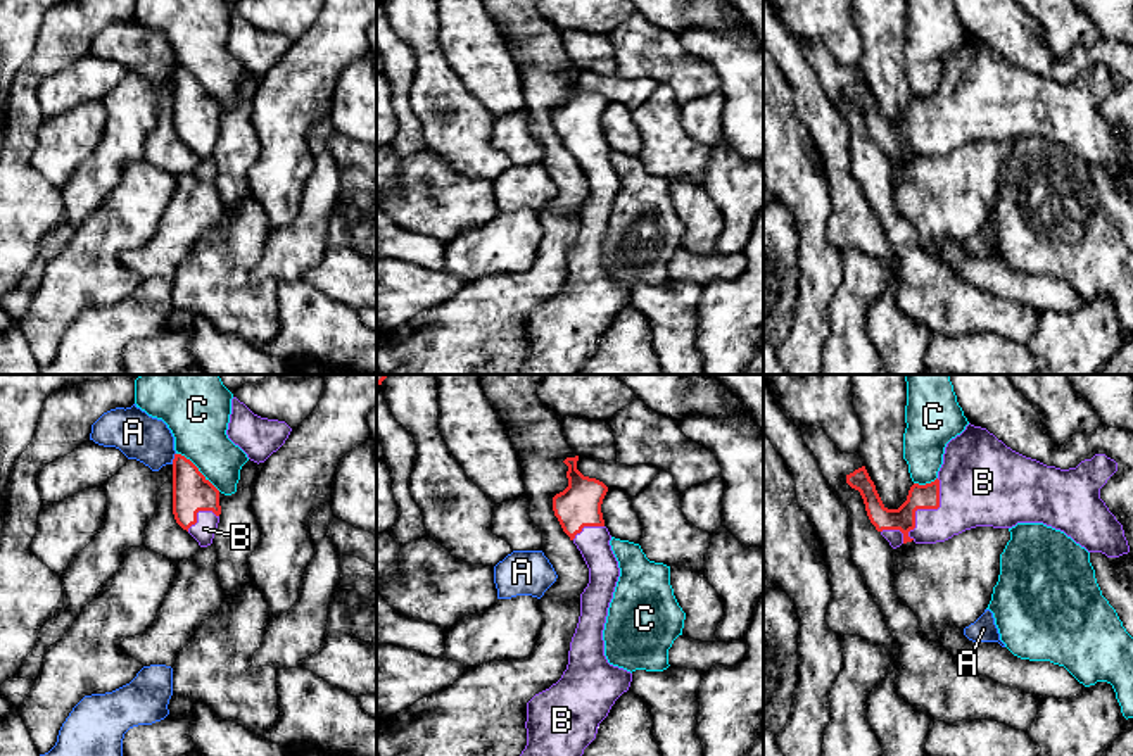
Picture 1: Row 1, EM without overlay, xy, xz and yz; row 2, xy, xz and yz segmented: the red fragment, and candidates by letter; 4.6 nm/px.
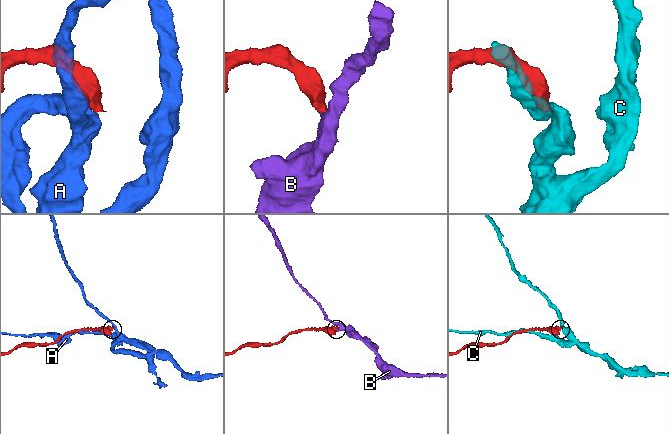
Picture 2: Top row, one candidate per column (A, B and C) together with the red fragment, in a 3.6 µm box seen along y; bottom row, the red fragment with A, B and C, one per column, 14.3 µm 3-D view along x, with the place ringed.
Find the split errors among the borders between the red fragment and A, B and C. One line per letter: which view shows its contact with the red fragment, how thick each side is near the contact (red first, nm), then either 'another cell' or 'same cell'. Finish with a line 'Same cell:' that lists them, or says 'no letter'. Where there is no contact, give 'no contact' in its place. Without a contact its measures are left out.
A: xy | 180/220 nm | another cell
B: yz | 110/360 nm | same cell
C: xy | 180/280 nm | another cell
Same cell: B

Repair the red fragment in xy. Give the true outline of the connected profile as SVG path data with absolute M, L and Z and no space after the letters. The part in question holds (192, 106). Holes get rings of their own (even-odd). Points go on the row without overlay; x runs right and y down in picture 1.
M181 67L173 72L173 128L200 161L212 157L221 128L219 104Z

